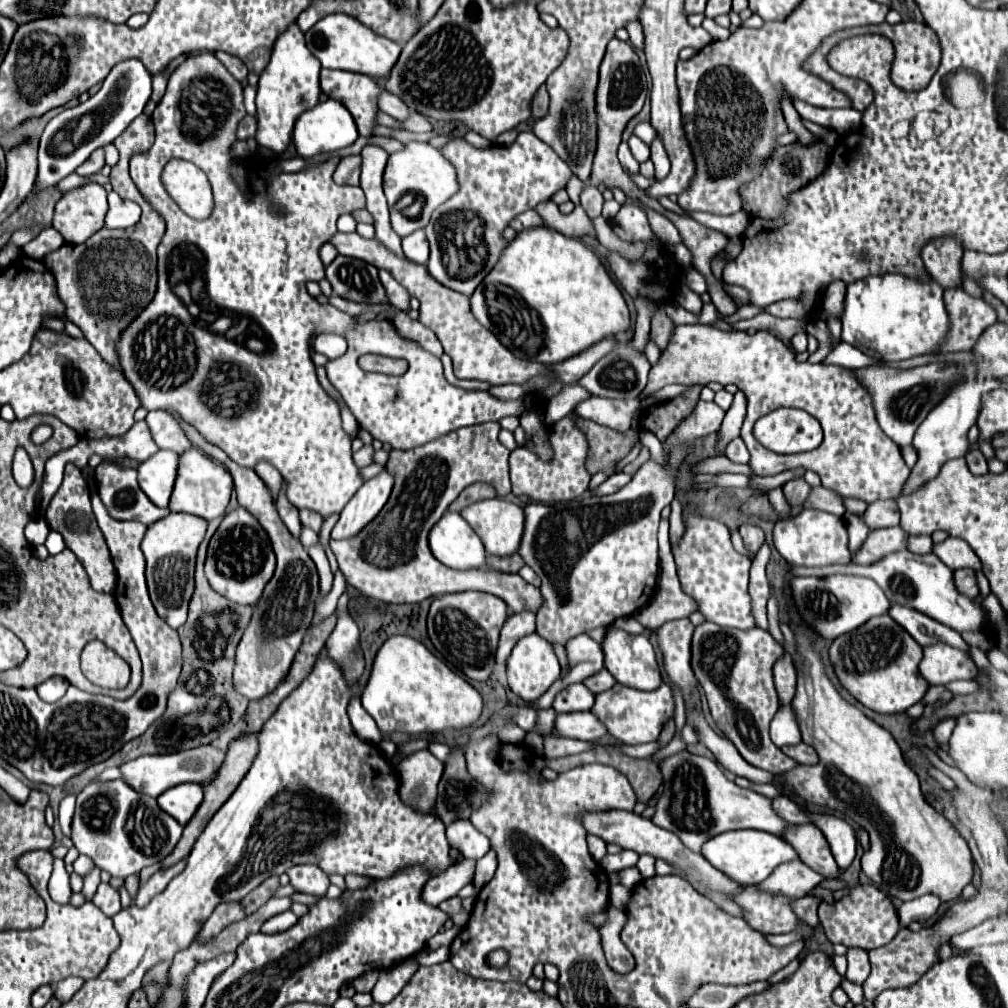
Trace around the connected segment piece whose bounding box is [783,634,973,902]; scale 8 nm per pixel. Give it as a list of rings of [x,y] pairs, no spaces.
[[[795,634],[799,654],[805,658],[803,672],[797,678],[797,692],[793,698],[793,710],[797,714],[797,722],[801,728],[803,742],[813,746],[819,754],[817,766],[797,766],[789,770],[783,780],[787,790],[801,798],[801,802],[813,802],[819,806],[829,806],[833,810],[843,812],[855,824],[869,832],[869,850],[861,858],[863,874],[891,898],[901,902],[909,902],[923,894],[935,894],[941,902],[957,900],[963,888],[973,878],[973,864],[971,864],[971,850],[967,842],[961,838],[957,828],[939,814],[933,806],[929,806],[921,794],[917,774],[905,764],[901,748],[897,746],[895,738],[867,718],[857,706],[845,702],[837,688],[823,672],[823,664],[819,654],[813,650],[811,642],[803,634]]]

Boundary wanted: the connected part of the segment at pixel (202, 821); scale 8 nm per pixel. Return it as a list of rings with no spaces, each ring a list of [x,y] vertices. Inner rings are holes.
[[[251,734],[249,738],[247,736],[241,736],[241,738],[237,738],[237,740],[233,740],[231,742],[231,746],[229,746],[229,752],[227,752],[227,758],[225,758],[225,762],[223,762],[223,766],[221,766],[221,770],[219,770],[219,774],[217,774],[217,778],[209,784],[209,786],[205,786],[205,800],[201,802],[201,806],[199,806],[199,810],[193,814],[193,818],[191,818],[191,822],[187,822],[187,826],[185,826],[185,830],[183,830],[183,836],[181,836],[181,840],[177,842],[177,846],[175,846],[175,850],[163,860],[163,868],[167,868],[167,866],[173,866],[173,864],[177,864],[179,860],[183,860],[183,858],[187,858],[189,856],[189,852],[191,852],[191,848],[193,848],[193,844],[195,844],[195,840],[199,838],[199,834],[203,832],[203,828],[207,826],[207,822],[213,818],[213,814],[229,800],[229,796],[235,792],[235,788],[239,786],[239,782],[243,780],[243,776],[247,774],[247,770],[251,768],[251,764],[253,764],[253,760],[255,760],[255,756],[257,756],[257,734]]]

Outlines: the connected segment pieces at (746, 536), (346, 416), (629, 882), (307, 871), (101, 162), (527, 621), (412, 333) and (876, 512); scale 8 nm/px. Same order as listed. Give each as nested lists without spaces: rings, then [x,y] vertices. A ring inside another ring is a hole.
[[[743,524],[743,526],[739,528],[739,534],[741,534],[743,544],[745,544],[745,548],[749,550],[749,554],[757,554],[759,548],[761,548],[761,544],[763,544],[763,540],[765,540],[763,530],[761,530],[759,526]]]
[[[341,410],[341,414],[343,414],[343,430],[349,434],[349,438],[351,440],[355,440],[355,430],[359,428],[359,424],[357,424],[357,420],[355,420],[355,416],[349,412],[349,410]]]
[[[625,868],[625,870],[621,870],[619,878],[621,878],[621,884],[623,884],[625,888],[633,888],[635,884],[641,882],[641,874],[639,874],[637,868]]]
[[[303,864],[303,866],[293,866],[287,870],[287,876],[291,878],[291,884],[295,890],[305,892],[305,894],[315,894],[315,896],[325,896],[329,888],[329,876],[319,870],[319,866]]]
[[[99,148],[99,150],[95,150],[95,154],[91,154],[91,158],[87,158],[87,162],[83,162],[83,166],[79,166],[75,172],[77,172],[79,176],[89,176],[89,174],[99,172],[103,166],[105,166],[105,152],[103,152],[103,148]]]
[[[527,610],[525,612],[519,612],[519,614],[513,614],[511,618],[507,618],[505,626],[501,628],[495,662],[497,662],[497,666],[501,666],[501,668],[497,668],[497,680],[503,686],[507,686],[507,684],[505,684],[503,674],[499,674],[499,672],[503,672],[503,668],[505,668],[507,656],[511,654],[511,650],[517,644],[519,638],[523,638],[527,634],[533,634],[533,632],[535,632],[535,614],[533,612],[527,612]]]
[[[399,312],[393,320],[393,324],[397,326],[397,330],[409,338],[409,340],[415,340],[419,342],[427,352],[435,354],[435,356],[441,356],[443,354],[443,348],[441,348],[441,342],[437,340],[437,336],[427,328],[423,326],[419,320],[411,320],[405,312]]]
[[[877,500],[877,502],[869,504],[863,514],[863,520],[871,530],[899,526],[897,502],[895,500]]]

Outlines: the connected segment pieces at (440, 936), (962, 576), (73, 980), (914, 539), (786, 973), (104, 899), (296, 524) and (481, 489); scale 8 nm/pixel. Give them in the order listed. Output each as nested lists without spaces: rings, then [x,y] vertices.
[[[453,926],[452,928],[444,930],[443,932],[438,932],[428,941],[427,949],[429,951],[434,951],[441,946],[450,946],[456,936],[459,934],[460,930],[461,928]]]
[[[971,568],[955,570],[955,572],[953,572],[953,578],[955,578],[955,588],[957,588],[961,594],[967,594],[967,598],[979,596],[979,588],[977,588],[977,584],[975,584],[975,570],[971,570]]]
[[[69,976],[65,980],[61,980],[57,986],[55,986],[55,998],[59,998],[61,1002],[69,1002],[71,996],[83,986],[83,978],[77,978],[77,976]]]
[[[907,536],[907,550],[915,554],[929,554],[931,546],[931,536]]]
[[[793,960],[793,962],[789,964],[789,966],[785,966],[783,970],[775,972],[775,974],[773,974],[773,976],[771,976],[771,978],[769,978],[767,982],[769,982],[769,984],[775,984],[775,982],[781,982],[781,980],[789,978],[789,976],[791,976],[791,974],[793,974],[793,972],[795,972],[797,968],[799,968],[799,962],[797,962],[797,960]]]
[[[99,884],[95,896],[93,896],[93,904],[103,912],[107,914],[109,918],[115,916],[119,910],[121,910],[121,902],[119,902],[119,892],[113,890],[109,884]]]
[[[285,486],[281,488],[281,494],[279,494],[279,500],[277,500],[277,512],[283,520],[283,524],[287,526],[287,530],[299,538],[301,534],[301,522],[299,522],[299,510],[285,498]]]
[[[471,484],[467,486],[459,498],[449,506],[449,510],[453,512],[461,512],[465,506],[473,504],[473,502],[479,502],[479,500],[485,500],[485,498],[495,498],[495,488],[491,484]]]

